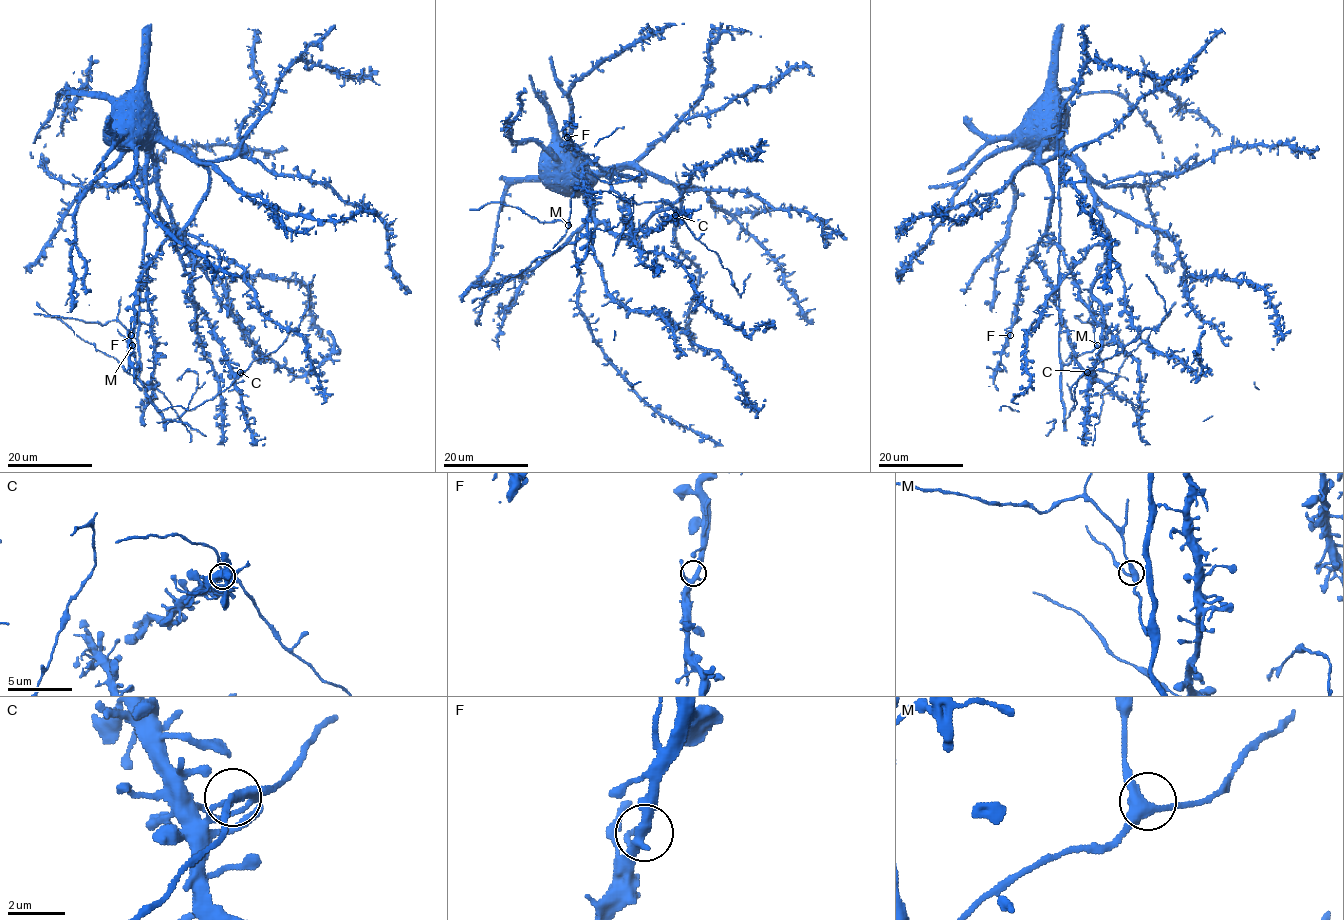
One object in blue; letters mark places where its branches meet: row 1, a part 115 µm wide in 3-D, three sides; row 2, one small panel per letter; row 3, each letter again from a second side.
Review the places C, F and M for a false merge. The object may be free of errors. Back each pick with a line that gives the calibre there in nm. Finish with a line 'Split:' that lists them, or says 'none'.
Split: none

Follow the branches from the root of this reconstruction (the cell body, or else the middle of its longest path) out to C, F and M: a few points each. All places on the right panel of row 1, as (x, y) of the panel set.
C: (1049, 132), (1079, 166), (1109, 233), (1110, 252), (1092, 289), (1104, 320), (1100, 353), (1094, 371), (1088, 371)
F: (1049, 132), (1041, 165), (1052, 192), (1051, 218), (1022, 270), (1016, 322), (1010, 335)
M: (1049, 132), (1044, 133), (1043, 139), (1059, 158), (1060, 360), (1068, 364), (1097, 345)

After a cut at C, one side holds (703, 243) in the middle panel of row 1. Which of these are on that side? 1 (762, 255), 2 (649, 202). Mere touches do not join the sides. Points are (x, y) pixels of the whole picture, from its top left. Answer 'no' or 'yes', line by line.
1: no
2: yes

